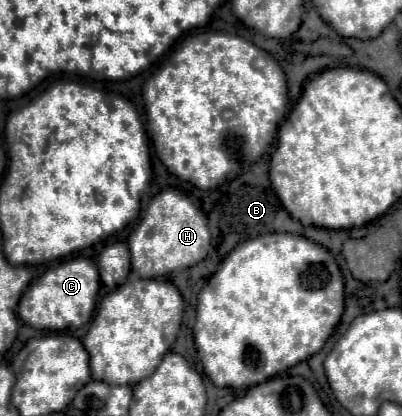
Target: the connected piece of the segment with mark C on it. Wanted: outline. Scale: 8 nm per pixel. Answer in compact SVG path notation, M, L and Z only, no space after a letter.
M70 259L48 269L40 279L36 279L18 303L18 317L34 329L64 331L68 327L82 327L90 321L96 305L96 295L100 289L100 275L92 261Z

